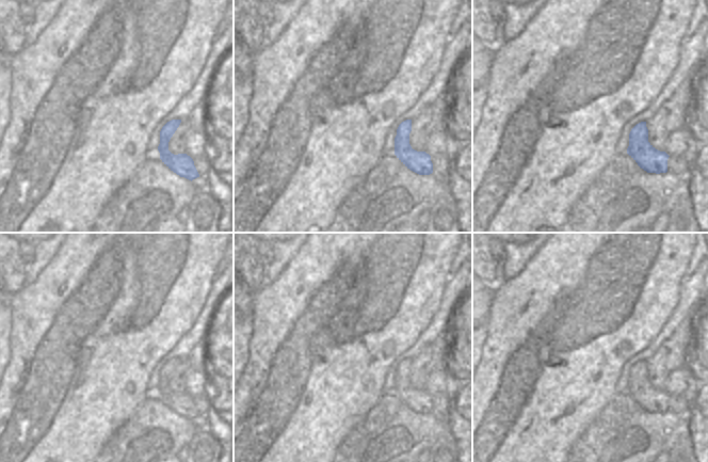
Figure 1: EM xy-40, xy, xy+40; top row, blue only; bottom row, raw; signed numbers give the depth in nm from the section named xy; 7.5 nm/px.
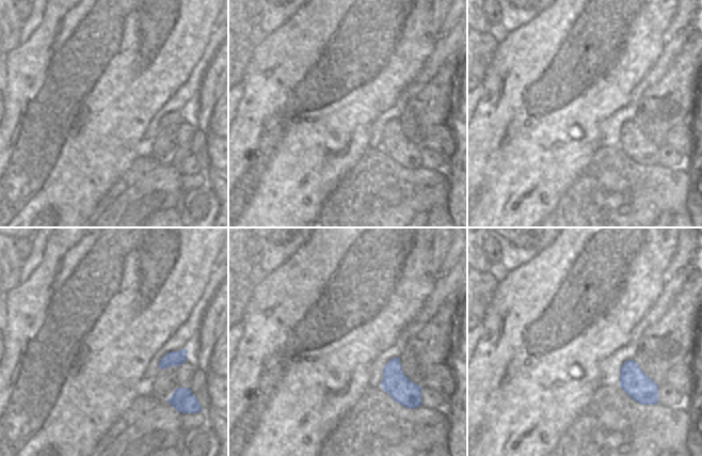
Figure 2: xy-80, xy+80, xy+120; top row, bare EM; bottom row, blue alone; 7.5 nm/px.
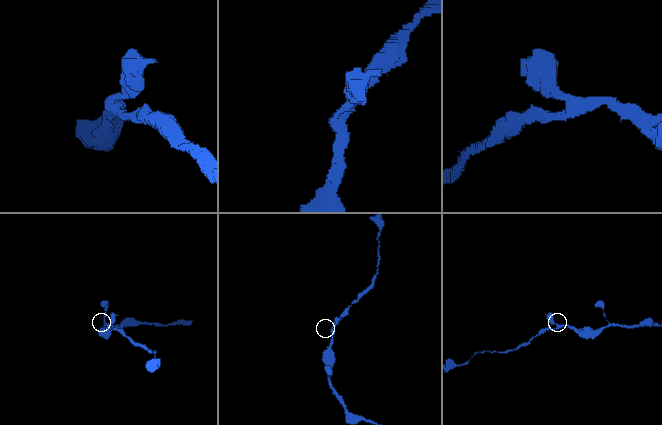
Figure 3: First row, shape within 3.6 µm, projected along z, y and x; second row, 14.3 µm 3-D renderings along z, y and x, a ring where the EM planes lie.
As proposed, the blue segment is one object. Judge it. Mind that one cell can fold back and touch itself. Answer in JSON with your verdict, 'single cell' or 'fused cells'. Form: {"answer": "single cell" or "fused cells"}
{"answer": "single cell"}

